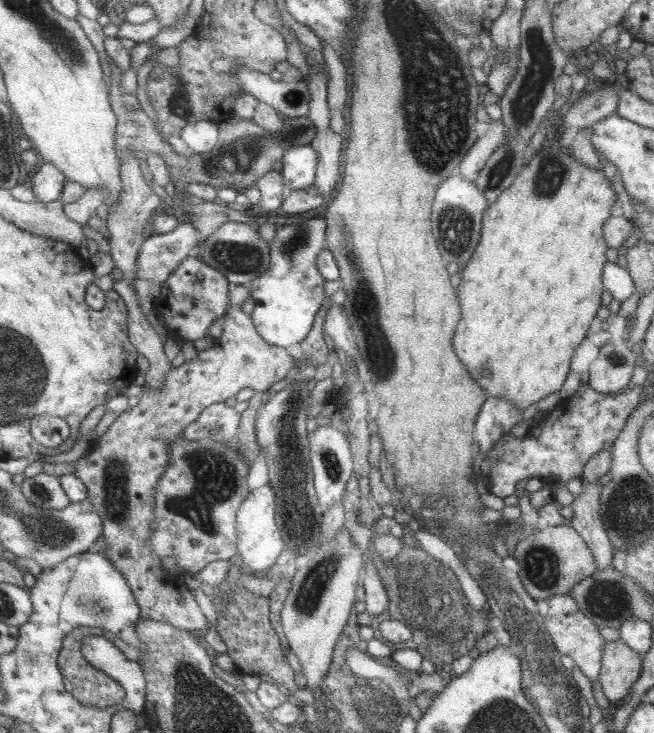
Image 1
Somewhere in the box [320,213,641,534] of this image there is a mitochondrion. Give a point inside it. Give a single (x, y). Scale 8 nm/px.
(381, 356)

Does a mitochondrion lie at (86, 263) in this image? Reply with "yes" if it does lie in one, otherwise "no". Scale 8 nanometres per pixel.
no

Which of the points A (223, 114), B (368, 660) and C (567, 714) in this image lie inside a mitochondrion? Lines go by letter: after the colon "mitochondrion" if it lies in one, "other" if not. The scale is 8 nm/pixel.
A: other
B: other
C: mitochondrion

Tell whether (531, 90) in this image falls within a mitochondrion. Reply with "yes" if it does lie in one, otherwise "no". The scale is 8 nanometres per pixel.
yes

